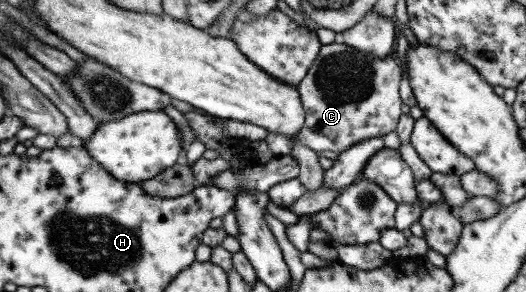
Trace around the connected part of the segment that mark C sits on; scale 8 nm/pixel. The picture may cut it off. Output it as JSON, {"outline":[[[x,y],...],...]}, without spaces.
{"outline":[[[344,42],[322,45],[319,55],[297,87],[305,109],[305,121],[297,135],[298,140],[316,153],[325,150],[340,153],[355,146],[357,142],[383,139],[389,132],[396,132],[398,122],[404,117],[403,102],[399,94],[402,75],[403,69],[395,55],[380,60],[368,53],[361,53]]]}

